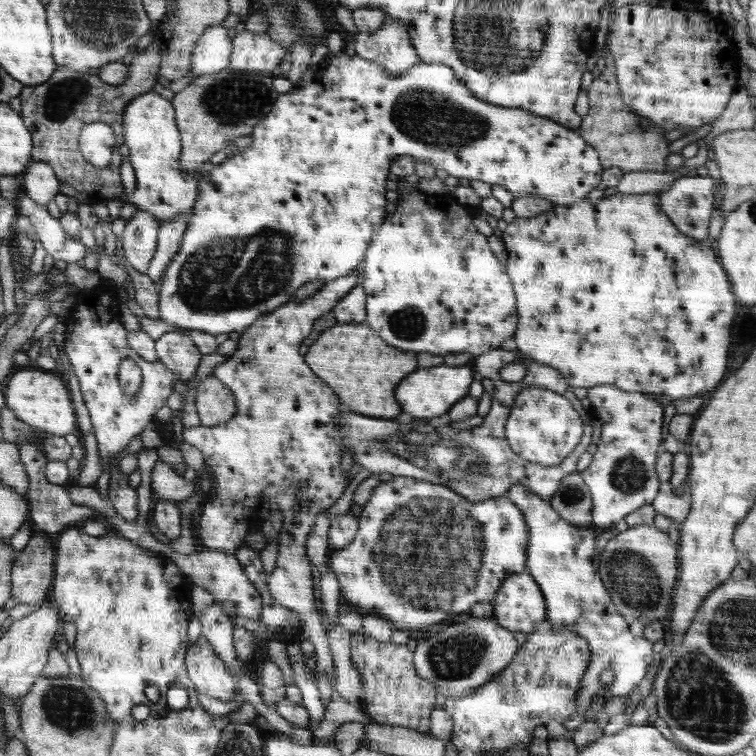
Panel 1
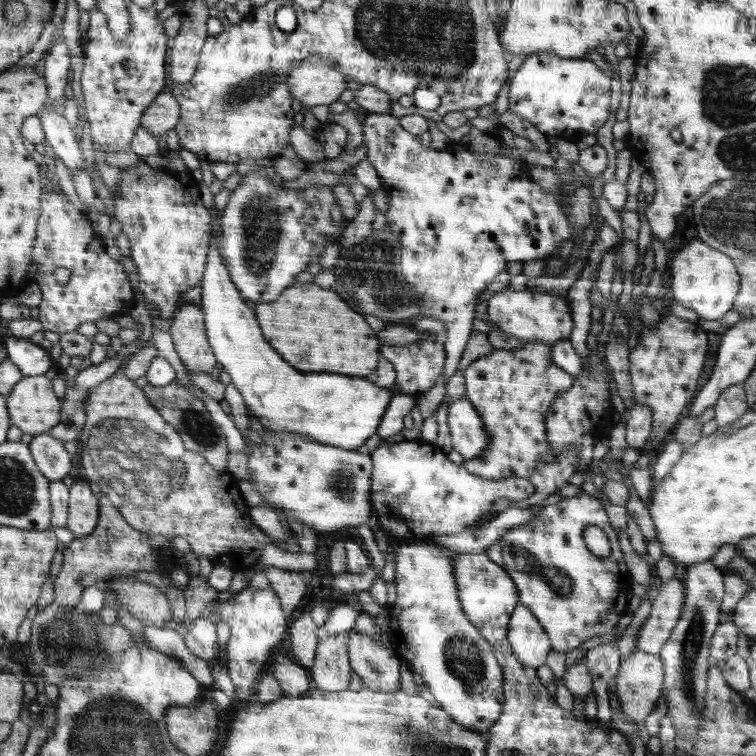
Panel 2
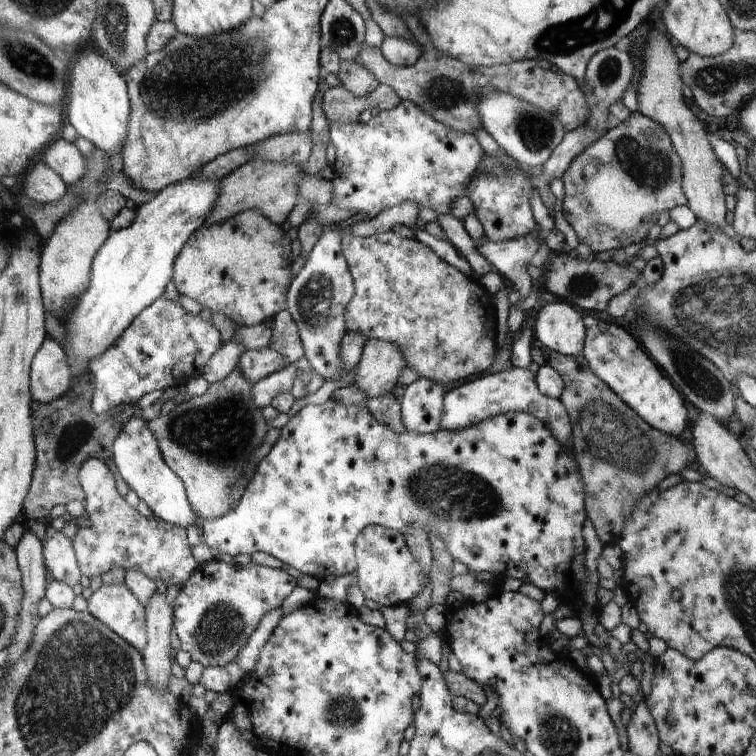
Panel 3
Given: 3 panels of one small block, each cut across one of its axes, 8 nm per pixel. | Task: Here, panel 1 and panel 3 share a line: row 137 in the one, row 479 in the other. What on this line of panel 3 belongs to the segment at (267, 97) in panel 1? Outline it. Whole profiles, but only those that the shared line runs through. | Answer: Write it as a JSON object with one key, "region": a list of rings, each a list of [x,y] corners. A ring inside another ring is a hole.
{"region":[[[235,368],[224,380],[211,384],[201,396],[191,397],[176,405],[167,415],[150,420],[150,430],[157,437],[158,446],[168,465],[181,477],[188,492],[189,502],[200,521],[224,516],[232,508],[232,486],[238,482],[248,466],[248,458],[260,448],[266,436],[266,420],[262,410],[254,404],[253,384]]]}

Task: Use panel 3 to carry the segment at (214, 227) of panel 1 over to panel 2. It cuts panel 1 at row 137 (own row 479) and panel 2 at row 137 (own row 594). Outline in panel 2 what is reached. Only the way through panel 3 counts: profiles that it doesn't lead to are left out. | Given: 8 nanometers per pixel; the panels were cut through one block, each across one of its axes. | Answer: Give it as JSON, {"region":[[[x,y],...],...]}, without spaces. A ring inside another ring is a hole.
{"region":[[[554,53],[529,54],[524,64],[511,75],[509,86],[508,108],[517,112],[521,119],[529,120],[544,136],[577,142],[582,136],[594,134],[606,122],[610,110],[610,78],[586,57],[571,59]]]}

